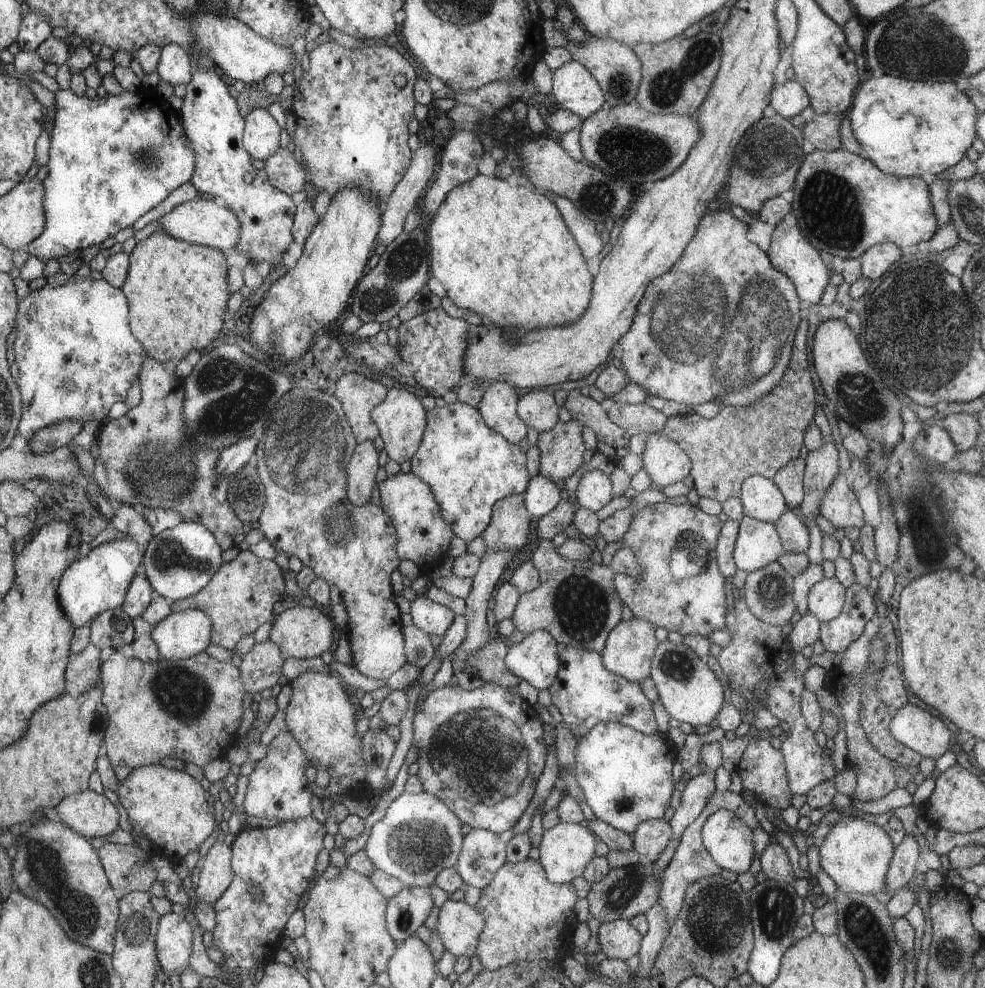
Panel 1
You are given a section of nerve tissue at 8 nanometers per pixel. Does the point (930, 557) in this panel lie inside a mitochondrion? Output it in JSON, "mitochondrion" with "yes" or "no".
{"mitochondrion":"no"}

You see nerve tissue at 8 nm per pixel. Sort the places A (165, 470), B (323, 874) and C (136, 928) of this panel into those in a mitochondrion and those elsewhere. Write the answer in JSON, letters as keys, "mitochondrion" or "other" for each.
{"A":"mitochondrion","B":"other","C":"mitochondrion"}

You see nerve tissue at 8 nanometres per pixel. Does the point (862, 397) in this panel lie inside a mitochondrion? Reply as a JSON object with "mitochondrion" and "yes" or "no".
{"mitochondrion":"yes"}

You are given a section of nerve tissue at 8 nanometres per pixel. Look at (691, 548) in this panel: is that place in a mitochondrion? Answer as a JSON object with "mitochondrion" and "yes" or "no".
{"mitochondrion":"yes"}

